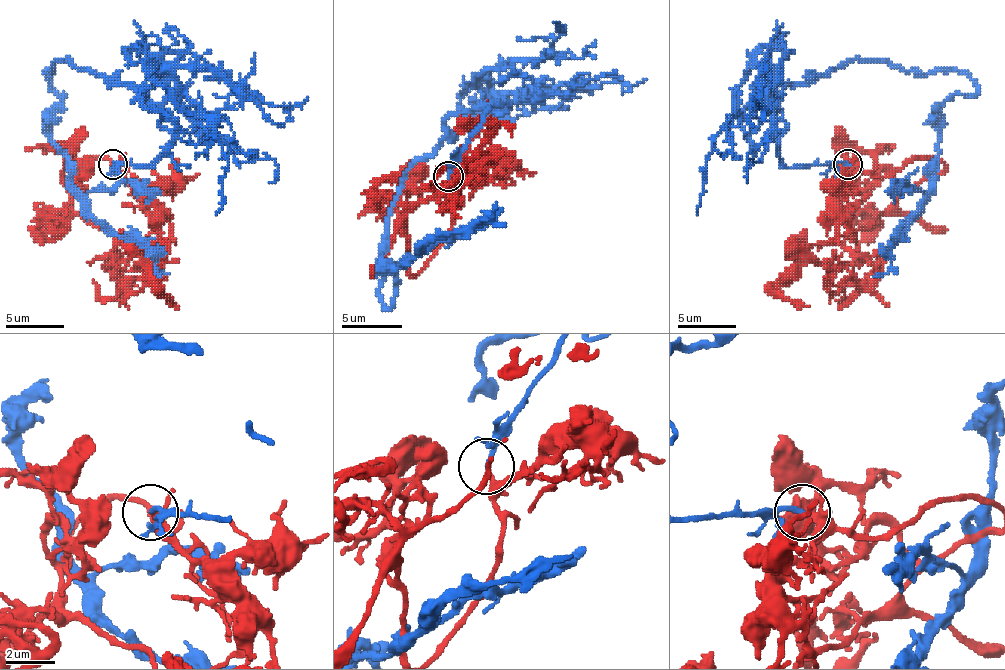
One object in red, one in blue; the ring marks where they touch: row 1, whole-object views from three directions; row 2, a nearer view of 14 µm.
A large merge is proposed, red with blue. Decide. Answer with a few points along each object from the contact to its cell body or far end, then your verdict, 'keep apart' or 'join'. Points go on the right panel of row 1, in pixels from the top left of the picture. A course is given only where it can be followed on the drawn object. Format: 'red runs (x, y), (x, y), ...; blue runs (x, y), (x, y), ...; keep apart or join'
red runs (850, 165), (891, 177), (915, 159), (944, 168), (853, 235), (797, 244), (797, 271), (779, 288), (809, 306); blue runs (847, 165), (788, 168), (782, 88), (853, 59), (956, 71), (976, 88), (938, 109), (935, 191), (874, 276); keep apart

